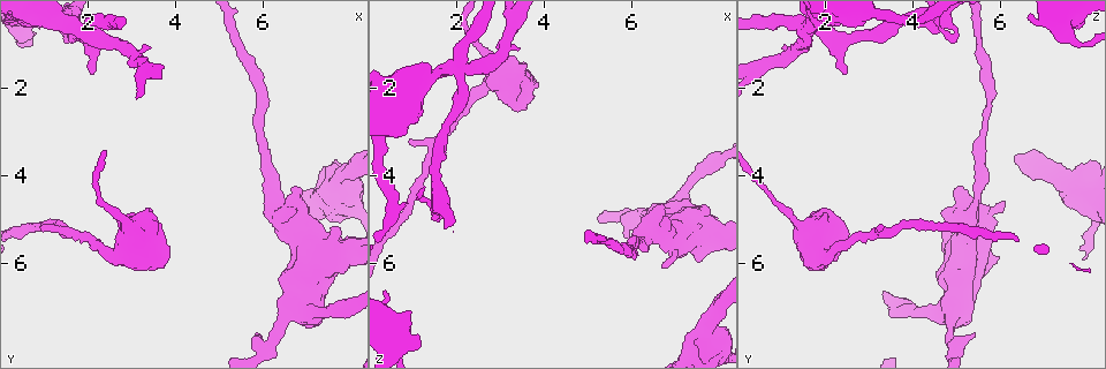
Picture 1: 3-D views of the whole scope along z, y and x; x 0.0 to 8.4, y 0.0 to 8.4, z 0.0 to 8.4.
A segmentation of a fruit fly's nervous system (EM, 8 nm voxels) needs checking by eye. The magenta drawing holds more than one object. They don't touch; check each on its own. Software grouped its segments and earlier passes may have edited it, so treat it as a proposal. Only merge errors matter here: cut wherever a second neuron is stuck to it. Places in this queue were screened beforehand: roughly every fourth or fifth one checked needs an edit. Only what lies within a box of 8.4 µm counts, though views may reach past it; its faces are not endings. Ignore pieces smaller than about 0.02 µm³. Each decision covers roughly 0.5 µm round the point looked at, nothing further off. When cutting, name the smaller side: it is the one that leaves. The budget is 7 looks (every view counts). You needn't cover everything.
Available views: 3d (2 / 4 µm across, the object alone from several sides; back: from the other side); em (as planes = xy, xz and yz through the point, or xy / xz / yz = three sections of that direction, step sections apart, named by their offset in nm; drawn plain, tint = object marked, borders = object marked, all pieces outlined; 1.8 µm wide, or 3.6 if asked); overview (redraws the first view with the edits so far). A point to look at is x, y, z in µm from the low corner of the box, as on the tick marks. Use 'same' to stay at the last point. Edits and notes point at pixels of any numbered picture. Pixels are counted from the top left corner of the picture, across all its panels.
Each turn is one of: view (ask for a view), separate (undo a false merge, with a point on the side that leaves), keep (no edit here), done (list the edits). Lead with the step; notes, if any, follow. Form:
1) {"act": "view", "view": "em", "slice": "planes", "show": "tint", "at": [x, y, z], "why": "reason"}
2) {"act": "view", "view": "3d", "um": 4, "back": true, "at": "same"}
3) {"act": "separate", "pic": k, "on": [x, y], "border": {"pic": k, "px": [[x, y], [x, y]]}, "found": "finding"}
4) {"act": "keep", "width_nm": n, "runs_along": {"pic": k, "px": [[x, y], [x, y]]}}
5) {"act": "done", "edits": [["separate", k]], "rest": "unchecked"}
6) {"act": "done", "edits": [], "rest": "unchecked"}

{"act": "view", "view": "3d", "um": 2, "at": [2.05, 0.60, 1.55], "why": "four or more arms meet"}

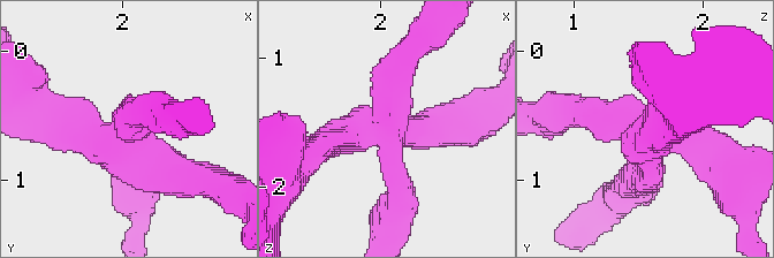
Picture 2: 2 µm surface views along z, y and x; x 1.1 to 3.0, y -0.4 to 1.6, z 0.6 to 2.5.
{"act": "view", "view": "em", "slice": "xy", "step": 16, "show": "tint", "at": [2.04, 0.64, 1.60], "arms": 4, "why": "need the tissue"}

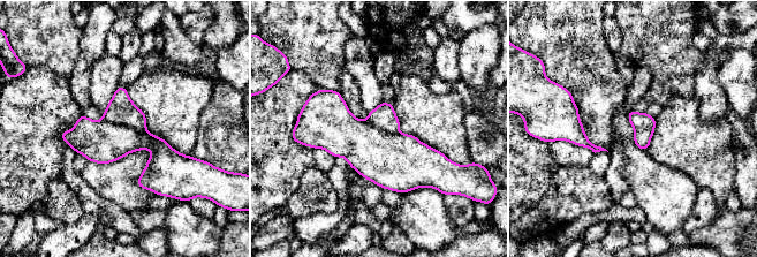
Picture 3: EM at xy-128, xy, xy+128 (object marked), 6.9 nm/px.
{"act": "view", "view": "em", "slice": "planes", "show": "tint", "at": "same"}

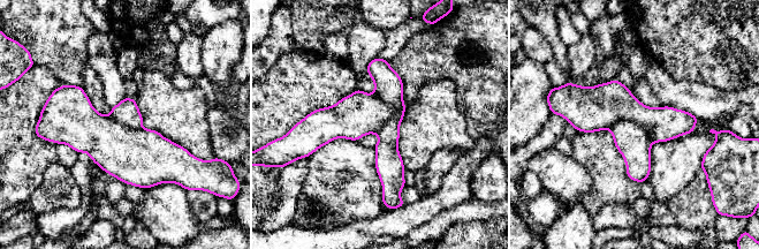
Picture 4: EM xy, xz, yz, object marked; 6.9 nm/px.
{"act": "separate", "pic": 4, "on": [601, 106], "part_leaving": {"pic": 4, "px": [[376, 61], [397, 104], [386, 194]]}, "found": "a second neuron is stuck on"}

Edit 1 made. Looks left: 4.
{"act": "view", "view": "em", "slice": "planes", "show": "tint", "at": [7.70, 4.20, 7.70], "why": "thick turns thin"}

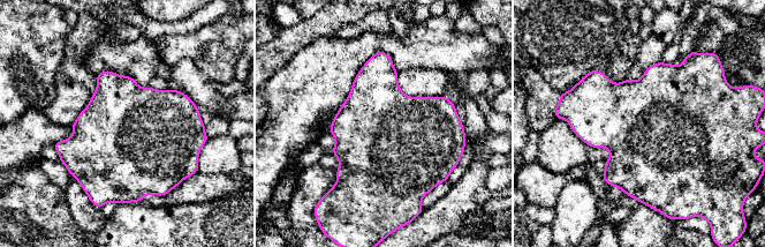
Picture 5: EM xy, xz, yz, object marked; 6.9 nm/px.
{"act": "keep", "found": "continuous, no second neuron"}

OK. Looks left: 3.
{"act": "view", "view": "em", "slice": "planes", "show": "tint", "at": [6.65, 4.85, 5.25]}

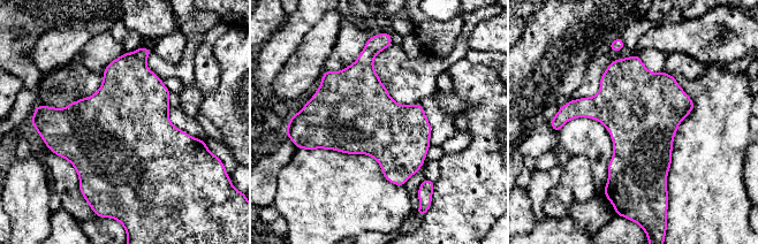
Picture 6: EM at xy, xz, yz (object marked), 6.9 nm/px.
{"act": "keep", "found": "continuous, no second neuron"}

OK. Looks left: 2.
{"act": "done", "edits": [["separate", 4]], "rest": "unchecked"}

